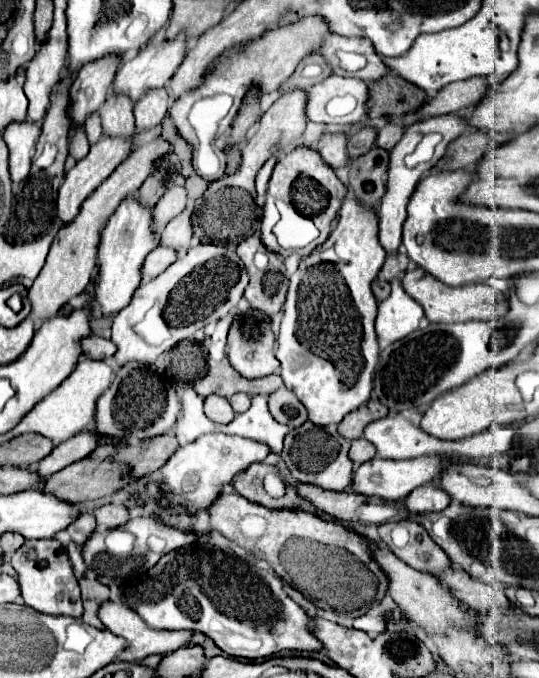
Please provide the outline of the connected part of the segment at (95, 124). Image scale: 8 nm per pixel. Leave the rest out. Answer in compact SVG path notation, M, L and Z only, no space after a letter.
M92 112L92 114L86 118L84 130L86 130L86 134L88 134L90 144L94 144L94 142L102 136L102 126L100 126L100 116L98 116L98 112Z

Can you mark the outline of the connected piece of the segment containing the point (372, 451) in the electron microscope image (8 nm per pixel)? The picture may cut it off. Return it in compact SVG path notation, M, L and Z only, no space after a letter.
M358 438L358 440L352 440L352 446L350 446L350 460L354 462L354 466L360 466L368 460L372 460L376 456L376 448L364 440L364 438Z

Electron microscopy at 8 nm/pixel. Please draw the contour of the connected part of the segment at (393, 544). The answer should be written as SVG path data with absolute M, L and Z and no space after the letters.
M412 520L402 522L384 522L378 526L380 540L406 564L422 572L442 572L450 566L442 548L434 544L428 532Z

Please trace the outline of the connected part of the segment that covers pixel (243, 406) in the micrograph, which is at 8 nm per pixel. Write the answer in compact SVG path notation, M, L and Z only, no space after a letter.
M234 394L230 398L230 404L236 412L246 412L250 408L250 396L248 394Z

